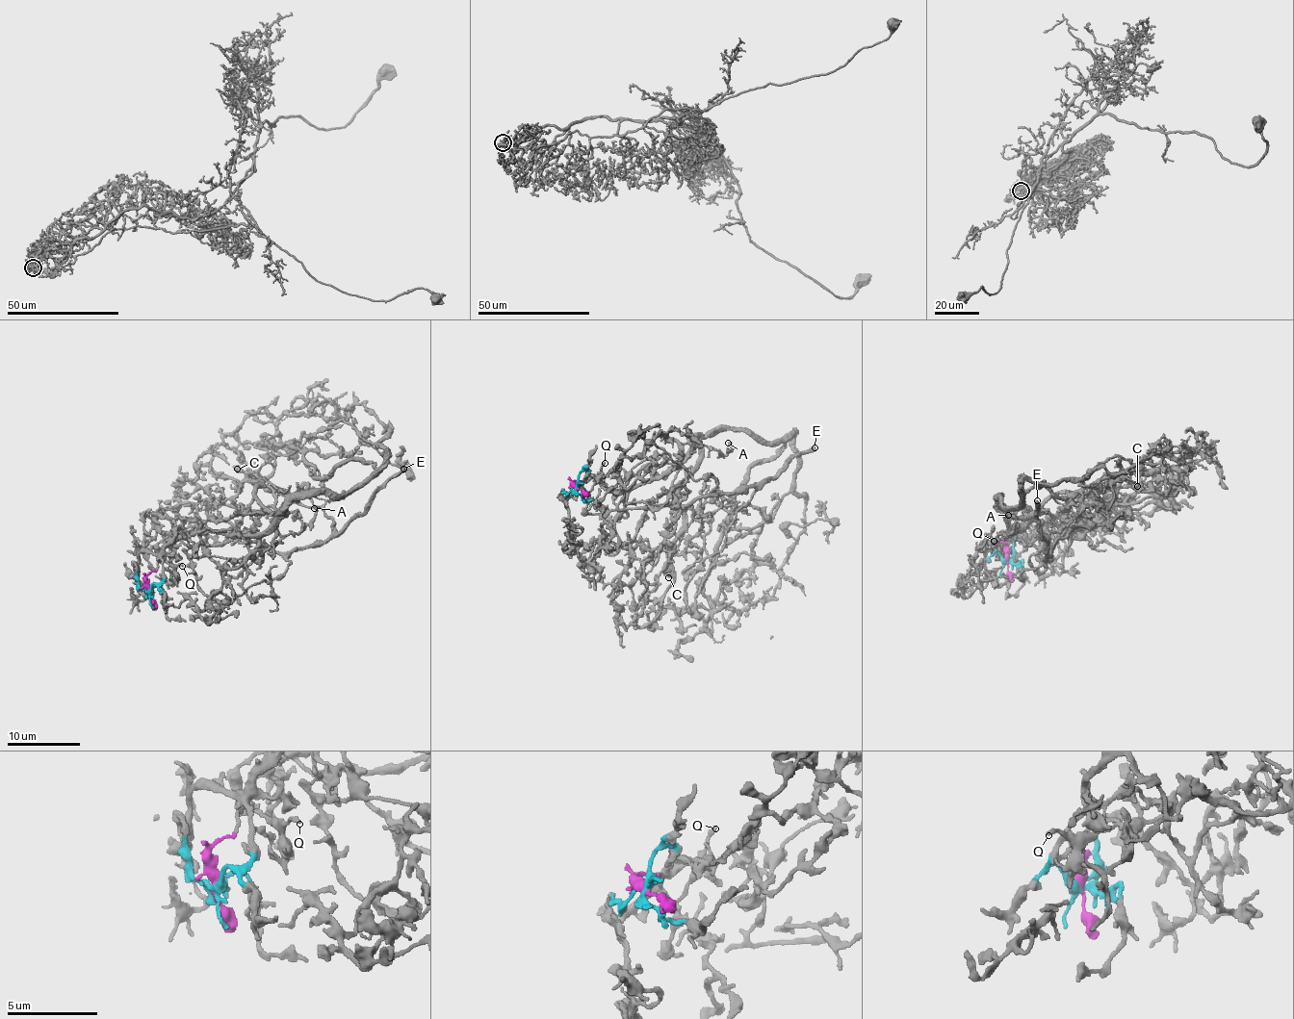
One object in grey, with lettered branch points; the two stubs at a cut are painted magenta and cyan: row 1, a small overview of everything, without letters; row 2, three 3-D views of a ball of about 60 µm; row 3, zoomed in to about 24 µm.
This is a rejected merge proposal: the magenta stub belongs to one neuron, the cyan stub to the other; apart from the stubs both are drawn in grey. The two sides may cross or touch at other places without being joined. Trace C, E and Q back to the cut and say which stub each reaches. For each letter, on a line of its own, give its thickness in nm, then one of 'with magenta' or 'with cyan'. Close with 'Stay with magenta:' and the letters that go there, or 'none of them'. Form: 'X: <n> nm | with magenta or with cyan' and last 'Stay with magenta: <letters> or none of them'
C: 600 nm | with magenta
E: 360 nm | with magenta
Q: 240 nm | with magenta
Stay with magenta: C, E, Q

